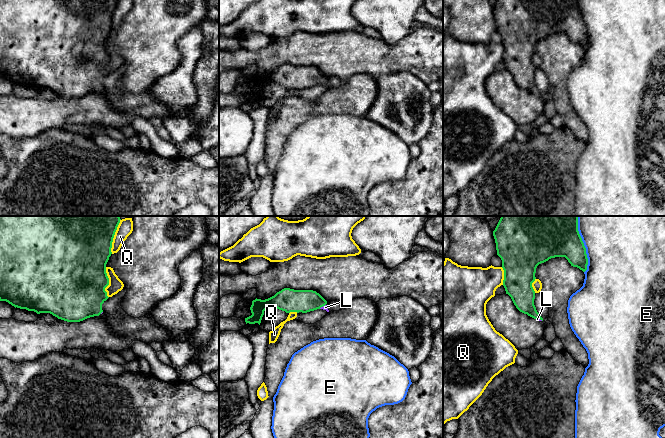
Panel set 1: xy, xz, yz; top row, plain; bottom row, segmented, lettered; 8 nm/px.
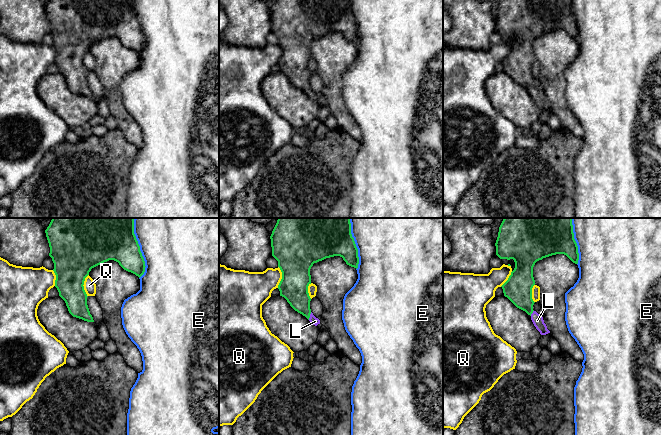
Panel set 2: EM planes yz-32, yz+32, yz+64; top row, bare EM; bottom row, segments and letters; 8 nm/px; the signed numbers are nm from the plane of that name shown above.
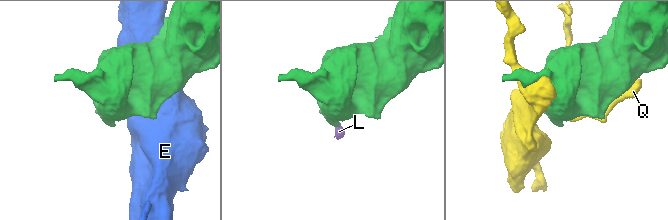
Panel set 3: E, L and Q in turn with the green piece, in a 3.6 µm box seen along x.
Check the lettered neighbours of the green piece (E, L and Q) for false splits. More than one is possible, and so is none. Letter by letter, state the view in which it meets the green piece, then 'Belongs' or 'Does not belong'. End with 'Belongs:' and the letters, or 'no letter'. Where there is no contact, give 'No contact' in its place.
E: Touches green in yz. Does not belong
L: Touches green in xz. Belongs
Q: Touches green in xy. Does not belong
Belongs: L

